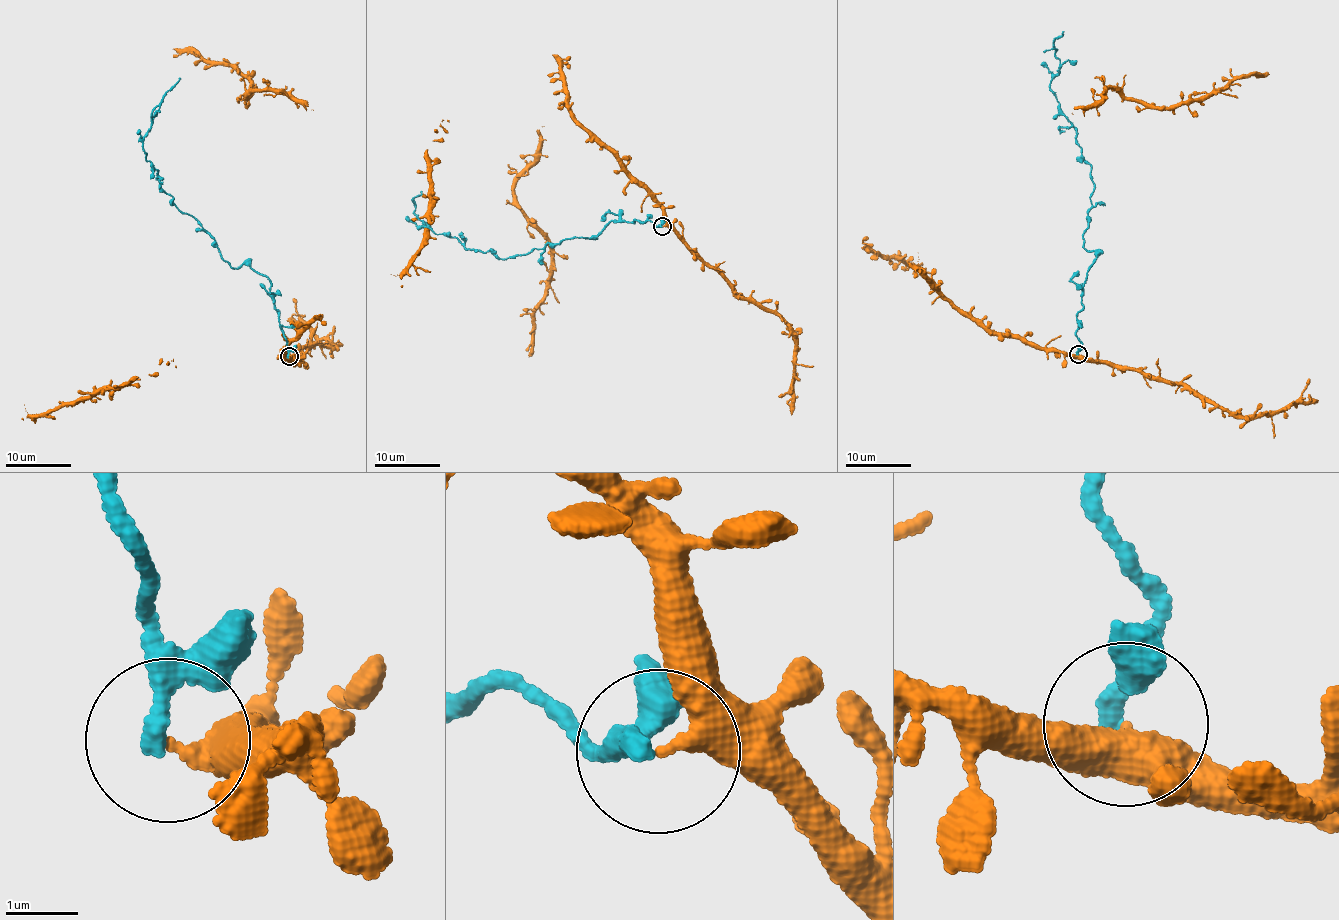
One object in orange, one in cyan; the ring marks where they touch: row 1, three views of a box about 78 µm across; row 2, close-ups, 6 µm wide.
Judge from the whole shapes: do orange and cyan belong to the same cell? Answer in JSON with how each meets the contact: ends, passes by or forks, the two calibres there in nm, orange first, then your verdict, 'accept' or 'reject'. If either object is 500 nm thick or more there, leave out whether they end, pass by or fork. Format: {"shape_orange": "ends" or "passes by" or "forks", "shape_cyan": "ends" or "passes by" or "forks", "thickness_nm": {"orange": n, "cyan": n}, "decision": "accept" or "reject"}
{"shape_orange": "ends", "shape_cyan": "ends", "thickness_nm": {"orange": 360, "cyan": 280}, "decision": "reject"}

